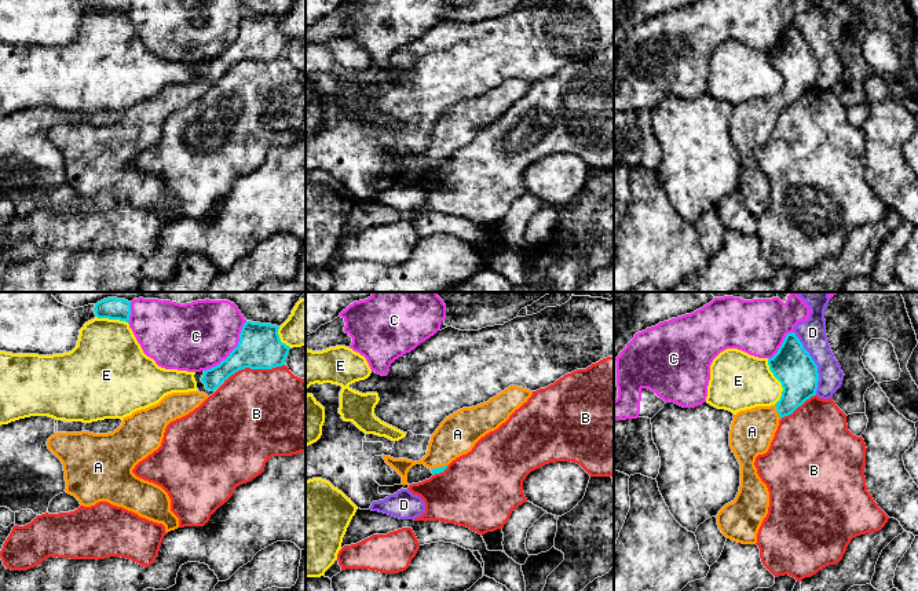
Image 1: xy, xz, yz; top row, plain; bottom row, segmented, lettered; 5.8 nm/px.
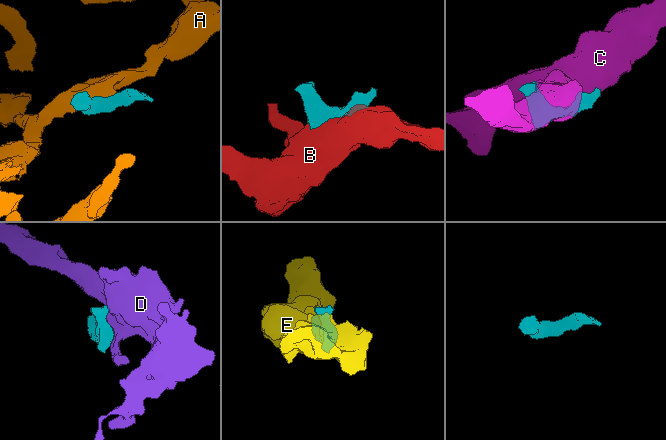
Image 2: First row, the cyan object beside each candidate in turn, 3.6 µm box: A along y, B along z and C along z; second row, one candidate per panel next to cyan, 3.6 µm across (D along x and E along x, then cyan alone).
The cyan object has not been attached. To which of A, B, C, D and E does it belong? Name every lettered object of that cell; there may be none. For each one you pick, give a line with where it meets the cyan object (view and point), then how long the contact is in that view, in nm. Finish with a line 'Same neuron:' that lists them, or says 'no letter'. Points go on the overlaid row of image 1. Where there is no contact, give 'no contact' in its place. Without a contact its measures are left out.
A: meets cyan in yz at (776, 409); contact 90 nm long
Same neuron: A

